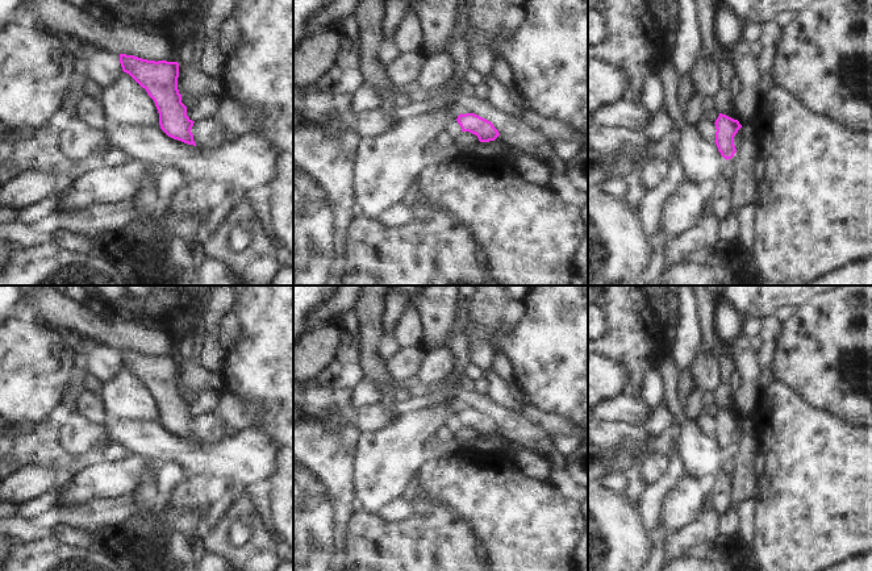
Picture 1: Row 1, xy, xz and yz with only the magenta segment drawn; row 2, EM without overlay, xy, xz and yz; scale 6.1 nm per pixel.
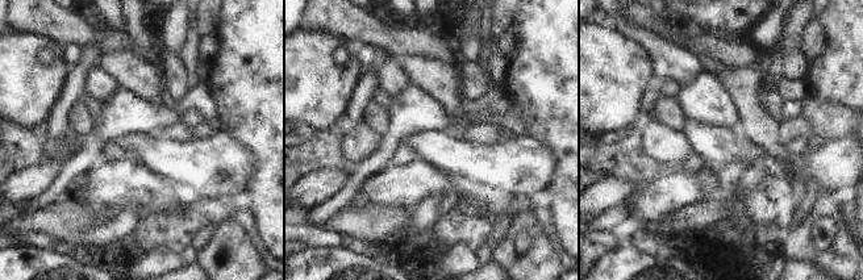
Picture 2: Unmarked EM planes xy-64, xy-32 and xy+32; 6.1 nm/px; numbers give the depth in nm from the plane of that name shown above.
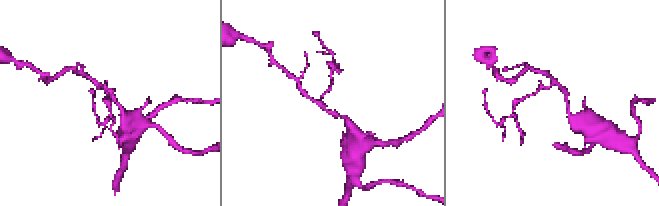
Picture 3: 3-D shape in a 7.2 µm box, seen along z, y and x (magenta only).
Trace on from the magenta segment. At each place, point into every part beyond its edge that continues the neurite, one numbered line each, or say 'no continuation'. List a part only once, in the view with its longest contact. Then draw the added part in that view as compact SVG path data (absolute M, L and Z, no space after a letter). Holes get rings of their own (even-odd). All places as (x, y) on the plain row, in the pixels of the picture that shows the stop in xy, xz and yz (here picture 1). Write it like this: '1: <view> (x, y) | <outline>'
no continuation

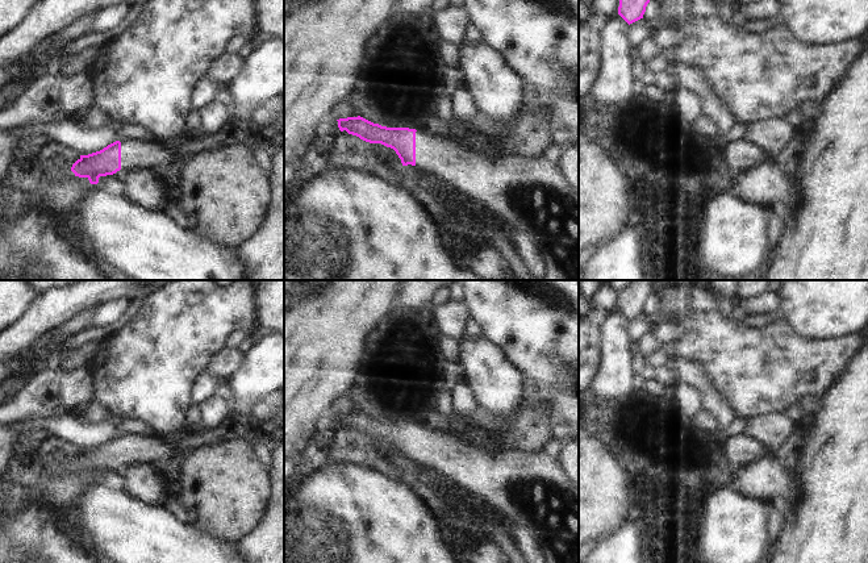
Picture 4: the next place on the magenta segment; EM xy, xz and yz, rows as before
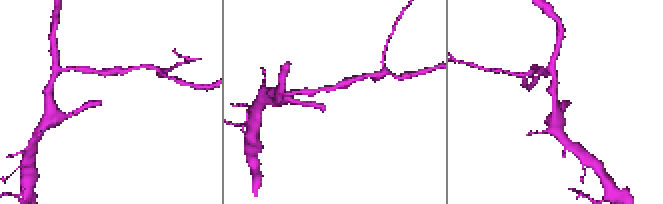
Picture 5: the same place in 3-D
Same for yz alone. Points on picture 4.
no continuation

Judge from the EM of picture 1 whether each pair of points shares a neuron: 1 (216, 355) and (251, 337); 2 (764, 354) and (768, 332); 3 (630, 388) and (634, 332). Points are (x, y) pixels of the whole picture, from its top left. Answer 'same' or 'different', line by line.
1: different
2: same
3: same

